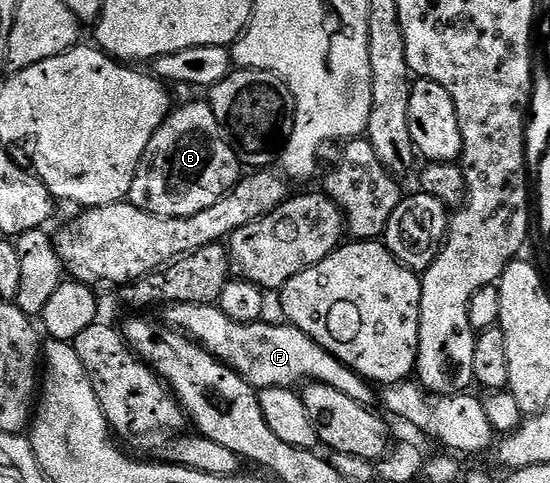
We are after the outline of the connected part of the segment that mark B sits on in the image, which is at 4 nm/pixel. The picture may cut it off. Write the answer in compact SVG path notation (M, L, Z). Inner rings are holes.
M203 99L196 100L193 104L184 104L173 107L168 113L168 117L162 122L162 126L158 126L158 130L154 134L154 138L150 138L150 146L146 146L146 150L140 159L140 165L136 167L134 174L134 182L128 191L127 203L138 206L138 210L146 210L155 216L169 216L170 218L182 218L183 216L193 216L202 210L210 210L210 206L214 206L214 202L221 200L227 192L232 191L232 187L236 185L242 178L242 165L239 158L234 154L232 145L227 136L225 136L222 126L218 126L218 118L214 118L214 110Z

